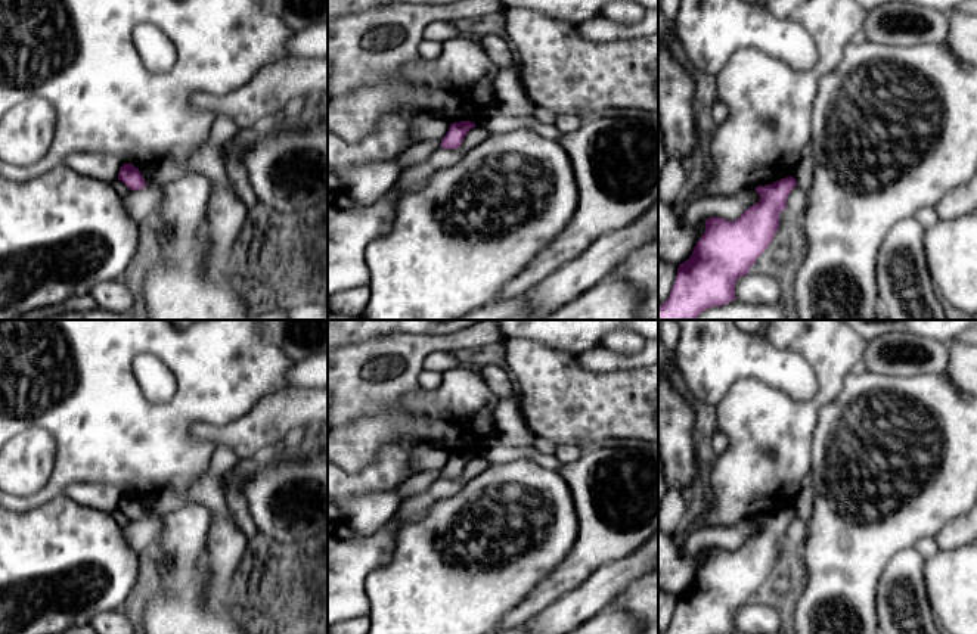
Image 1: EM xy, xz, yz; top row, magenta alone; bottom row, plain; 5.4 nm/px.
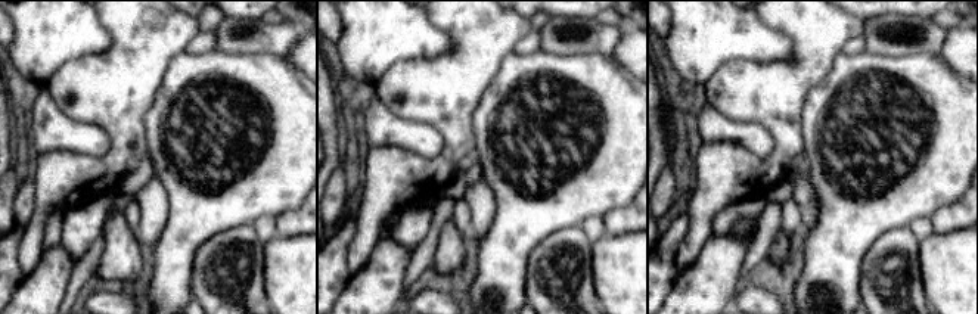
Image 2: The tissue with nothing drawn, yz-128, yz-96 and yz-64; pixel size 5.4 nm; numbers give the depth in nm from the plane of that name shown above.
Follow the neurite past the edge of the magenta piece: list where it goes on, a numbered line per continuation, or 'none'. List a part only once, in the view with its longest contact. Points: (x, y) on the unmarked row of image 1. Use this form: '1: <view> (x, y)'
none

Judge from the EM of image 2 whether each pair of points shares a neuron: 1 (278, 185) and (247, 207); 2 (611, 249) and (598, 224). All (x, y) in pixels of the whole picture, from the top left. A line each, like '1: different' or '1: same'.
1: same
2: different

